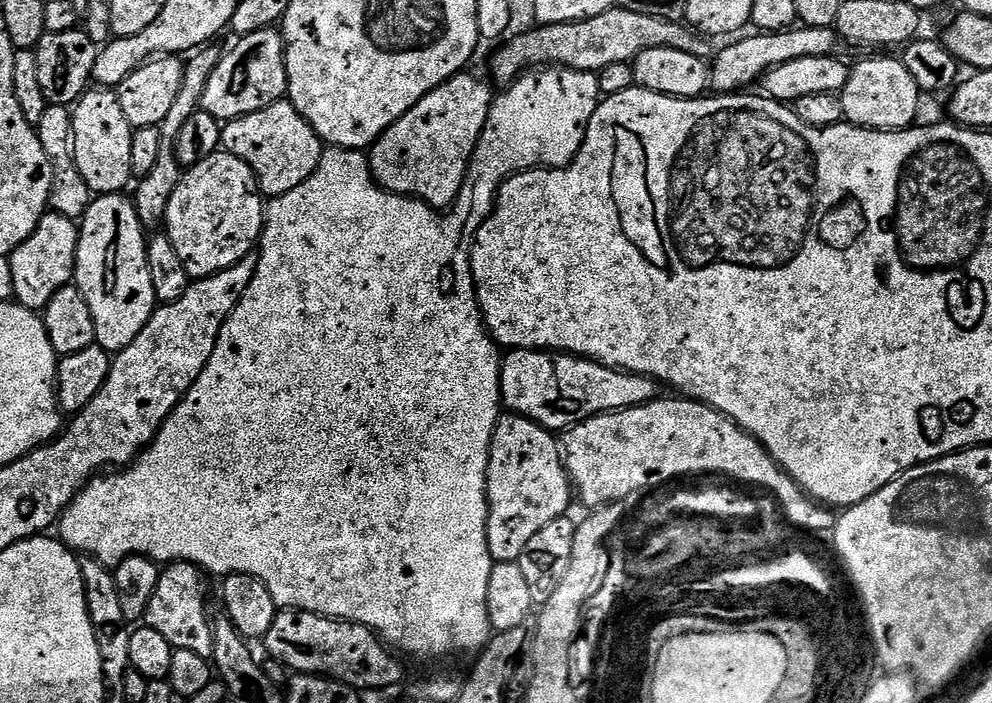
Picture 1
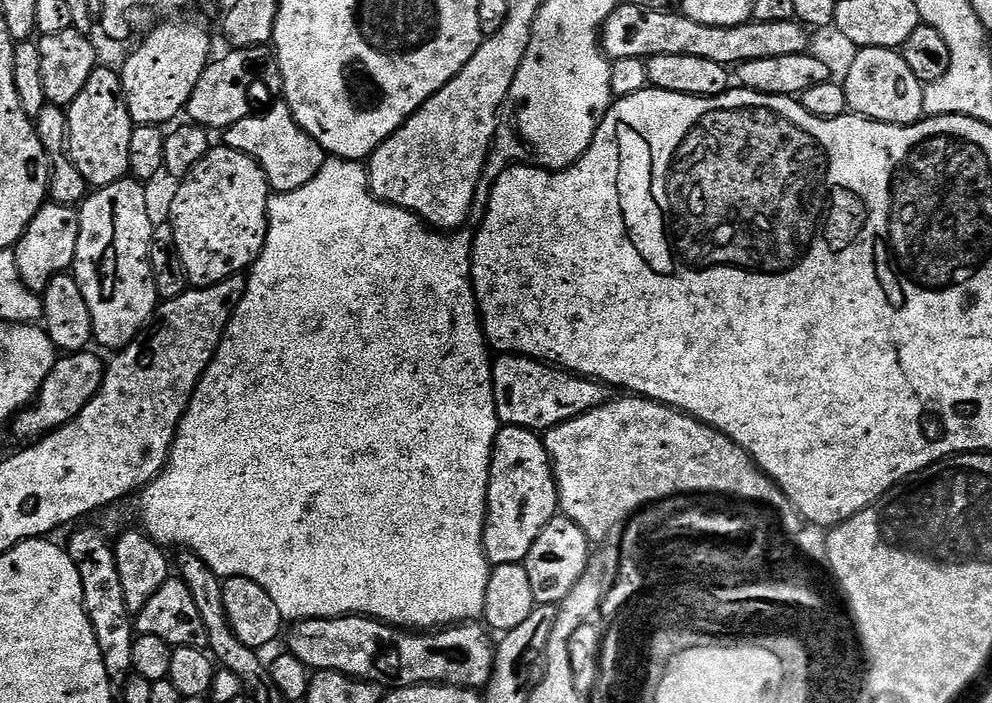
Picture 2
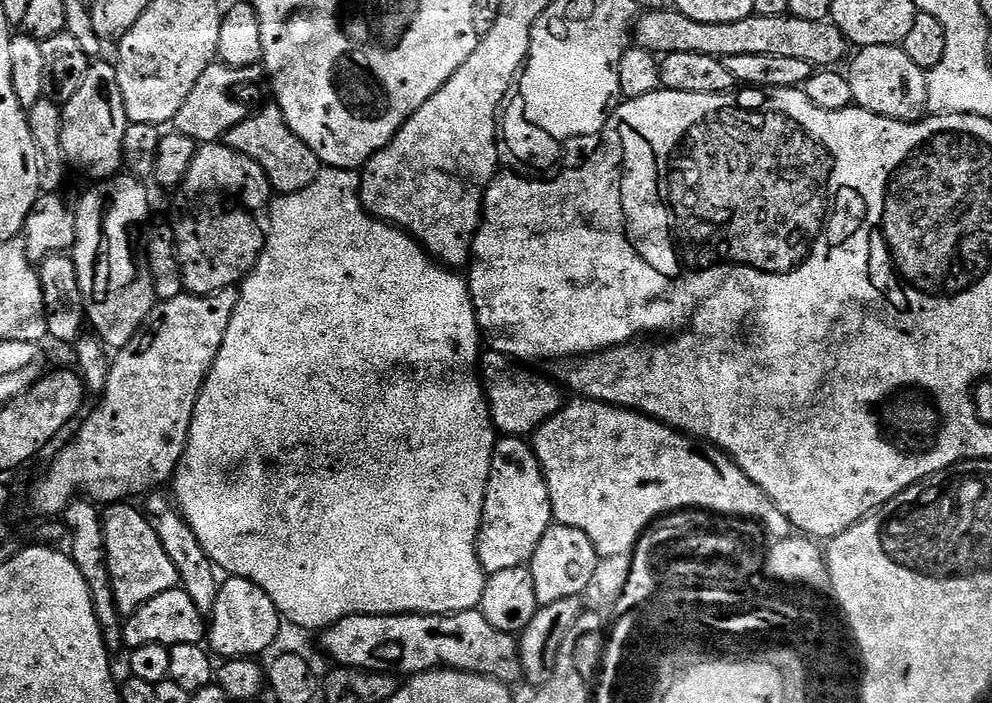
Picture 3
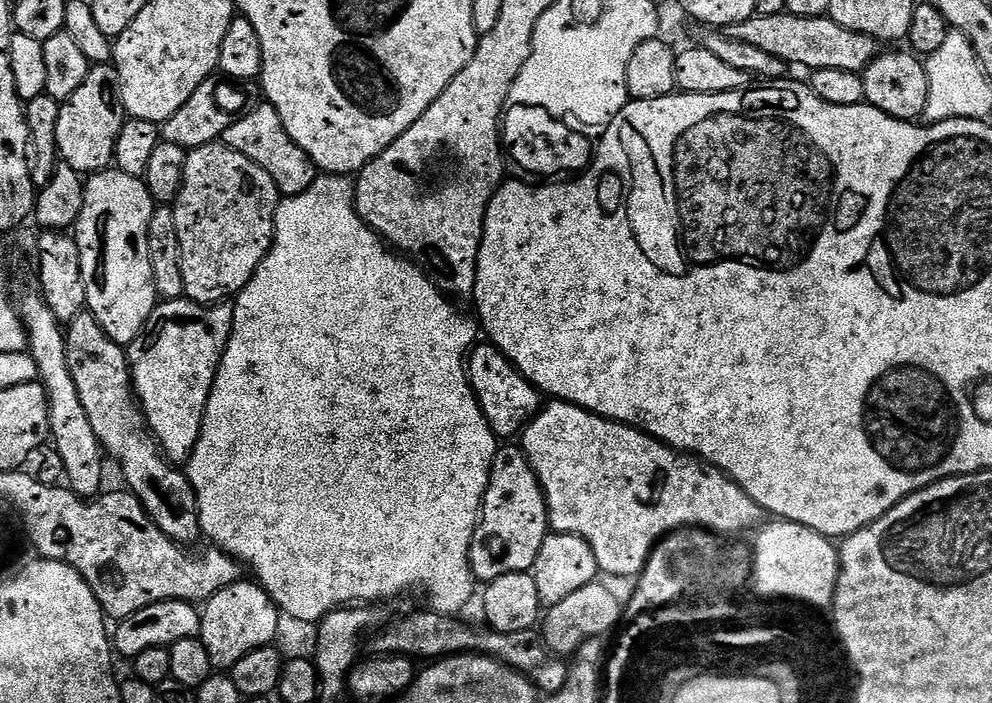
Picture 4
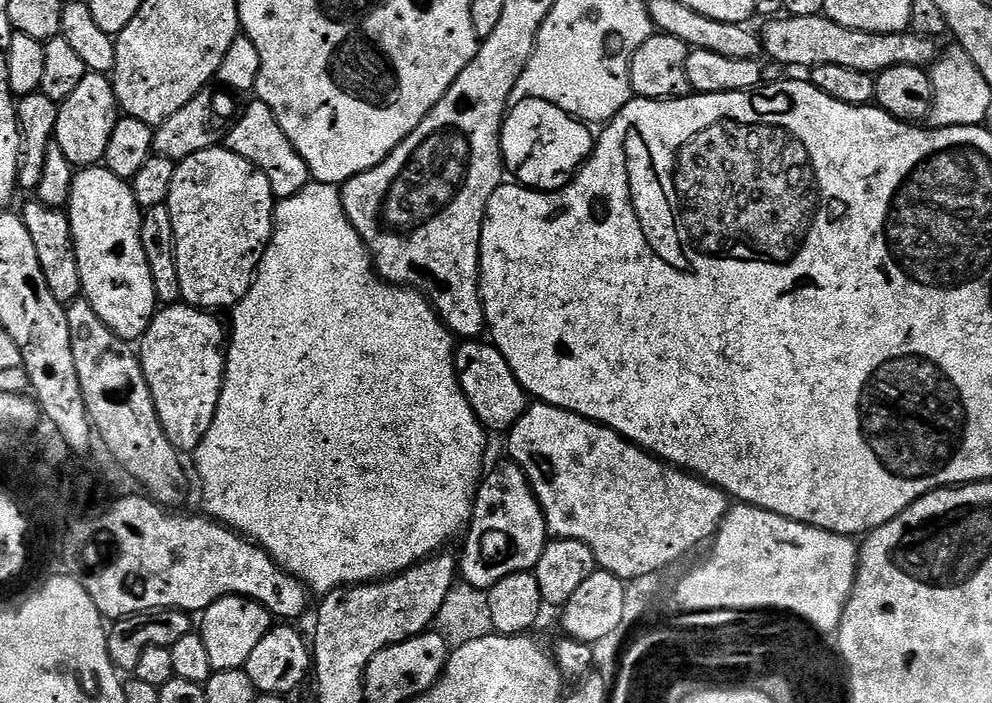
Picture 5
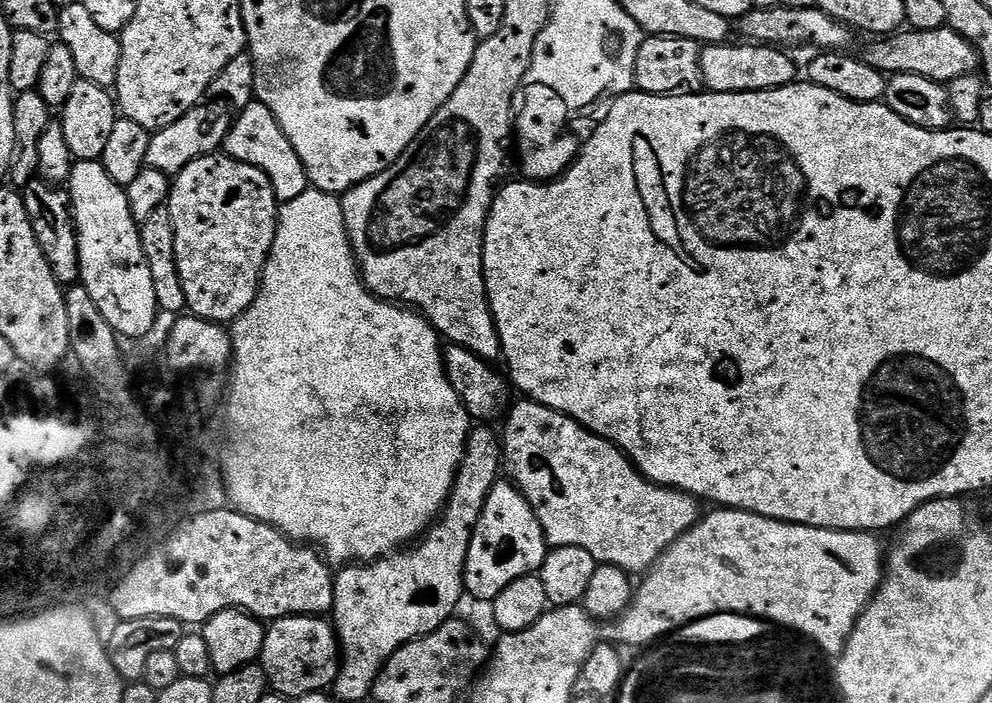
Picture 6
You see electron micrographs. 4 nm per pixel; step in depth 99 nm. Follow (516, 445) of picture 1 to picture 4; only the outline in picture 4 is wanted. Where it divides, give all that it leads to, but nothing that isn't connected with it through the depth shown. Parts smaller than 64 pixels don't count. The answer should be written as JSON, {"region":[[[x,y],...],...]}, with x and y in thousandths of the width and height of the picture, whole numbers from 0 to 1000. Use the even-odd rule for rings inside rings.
{"region":[[[501,636],[484,744],[472,789],[477,821],[491,828],[506,822],[506,817],[535,814],[542,782],[546,782],[546,771],[553,761],[552,717],[548,713],[548,698],[544,696],[544,681],[528,649],[527,636]]]}

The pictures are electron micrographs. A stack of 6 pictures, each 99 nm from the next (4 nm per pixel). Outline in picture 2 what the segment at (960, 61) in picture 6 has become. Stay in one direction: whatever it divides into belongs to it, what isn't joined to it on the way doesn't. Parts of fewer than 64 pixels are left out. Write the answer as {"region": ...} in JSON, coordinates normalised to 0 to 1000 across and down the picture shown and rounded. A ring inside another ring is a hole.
{"region":[[[622,4],[621,13],[611,26],[605,41],[605,67],[614,87],[623,83],[643,83],[652,87],[655,80],[663,77],[688,77],[696,83],[716,83],[716,88],[724,88],[731,94],[745,94],[764,83],[788,83],[792,77],[808,77],[815,74],[816,41],[802,28],[796,31],[764,31],[758,28],[744,37],[708,37],[708,31],[700,31],[700,26],[691,23],[689,16],[664,17],[661,11],[648,11],[645,6]]]}

